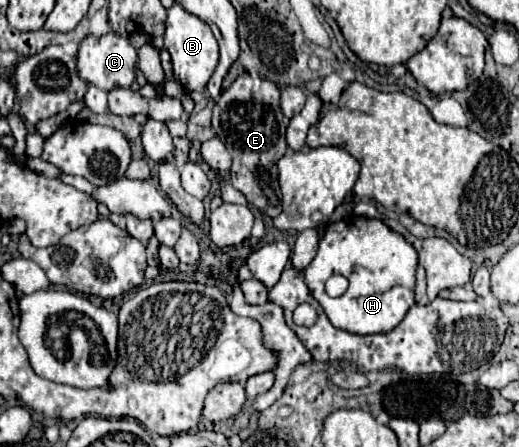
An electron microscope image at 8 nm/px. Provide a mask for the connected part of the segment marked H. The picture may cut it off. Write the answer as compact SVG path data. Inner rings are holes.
M347 216L339 222L331 222L325 230L325 236L319 240L319 250L313 262L305 270L305 282L309 286L309 292L313 298L323 306L327 318L333 326L353 332L353 334L379 334L393 330L407 314L407 310L413 306L413 290L415 290L415 272L417 272L419 256L415 246L405 240L403 234L389 228L379 218L363 218L363 216ZM331 274L341 274L349 280L349 288L343 296L331 298L325 292L325 282Z

